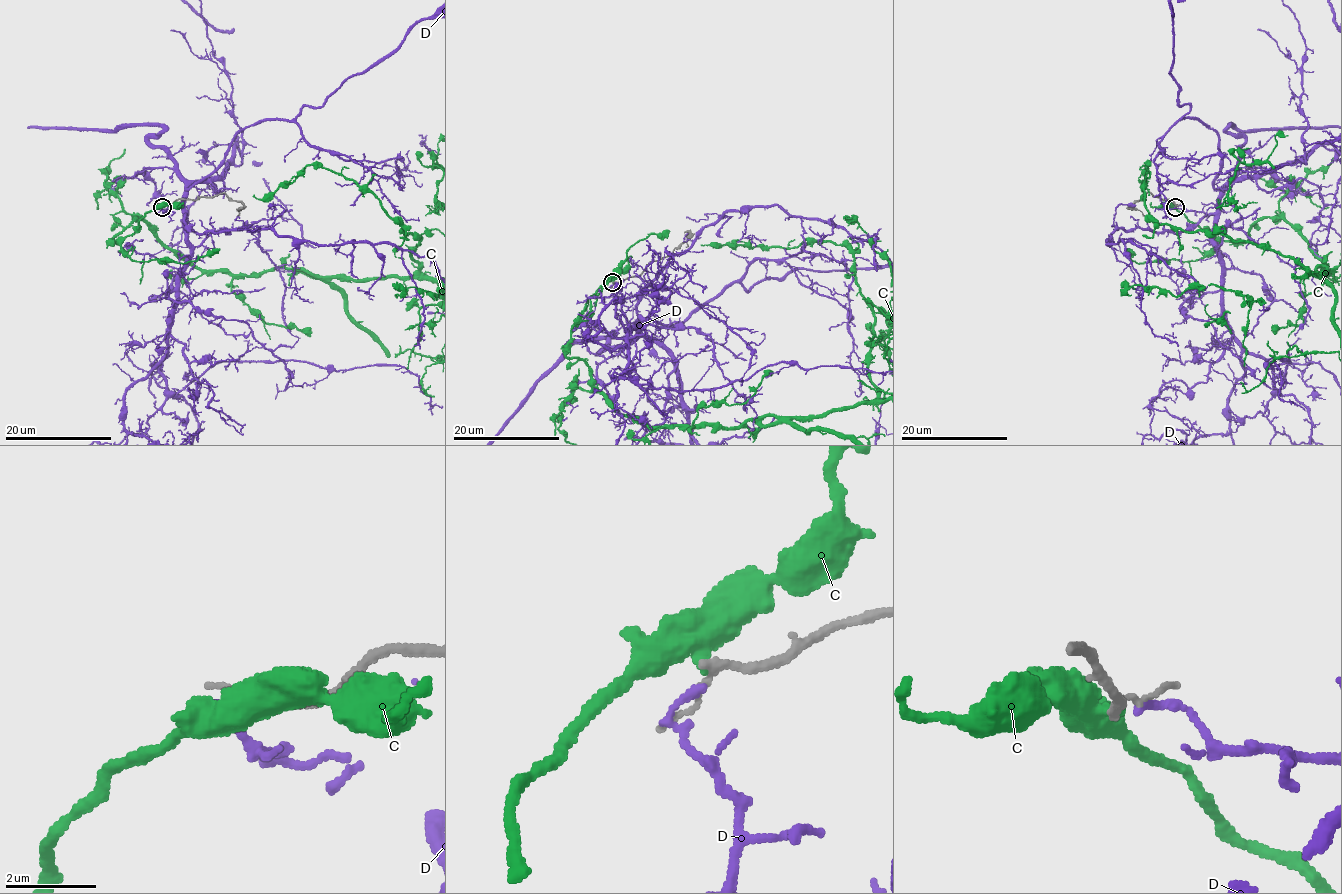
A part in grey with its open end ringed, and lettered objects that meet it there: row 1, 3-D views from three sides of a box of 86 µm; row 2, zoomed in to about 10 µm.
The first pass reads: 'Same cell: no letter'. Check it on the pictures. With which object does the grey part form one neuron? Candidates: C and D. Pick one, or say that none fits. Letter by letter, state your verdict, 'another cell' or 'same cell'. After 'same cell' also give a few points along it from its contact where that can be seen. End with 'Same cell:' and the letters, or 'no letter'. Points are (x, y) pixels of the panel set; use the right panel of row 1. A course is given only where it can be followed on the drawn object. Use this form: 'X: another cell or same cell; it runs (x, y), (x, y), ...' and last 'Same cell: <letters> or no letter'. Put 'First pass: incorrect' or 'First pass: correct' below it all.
C: another cell
D: another cell
Same cell: no letter
First pass: correct

